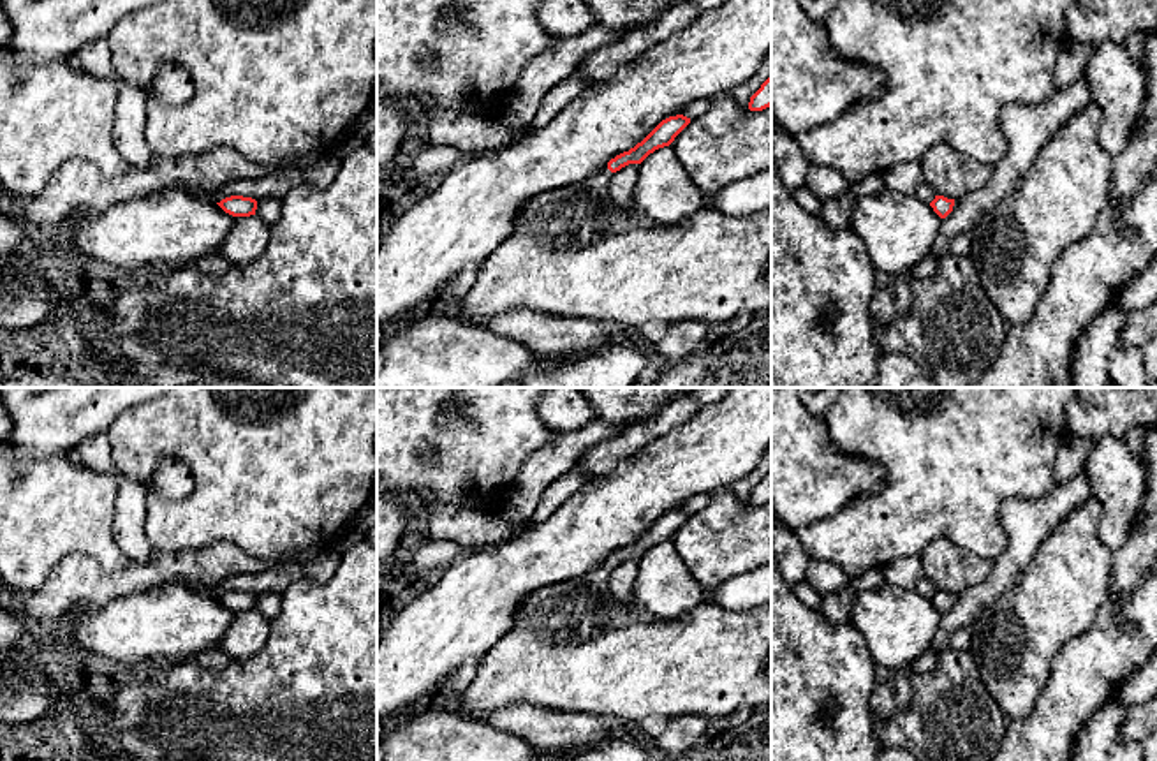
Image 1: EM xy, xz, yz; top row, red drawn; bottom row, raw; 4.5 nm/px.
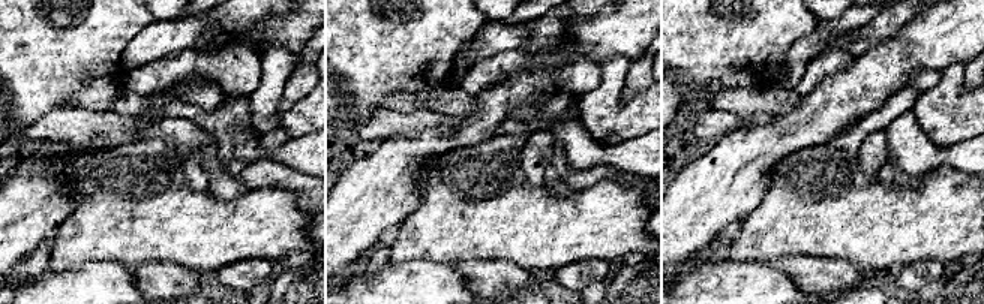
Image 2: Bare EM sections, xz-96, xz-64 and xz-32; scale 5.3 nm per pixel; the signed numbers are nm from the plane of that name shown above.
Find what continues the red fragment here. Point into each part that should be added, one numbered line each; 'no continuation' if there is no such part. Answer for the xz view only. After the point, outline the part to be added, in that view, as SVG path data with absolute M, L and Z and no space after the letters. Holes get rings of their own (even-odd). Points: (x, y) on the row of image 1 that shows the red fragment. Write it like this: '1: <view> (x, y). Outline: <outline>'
1: xz (573, 252). Outline: M604 166L586 180L539 194L527 201L512 225L512 233L488 255L472 289L460 299L460 312L468 319L483 319L512 310L532 310L558 317L586 317L622 333L641 333L648 322L671 324L701 321L731 322L740 312L771 310L771 213L736 218L703 208L676 224L659 224L636 210L620 211L609 197L615 173Z

